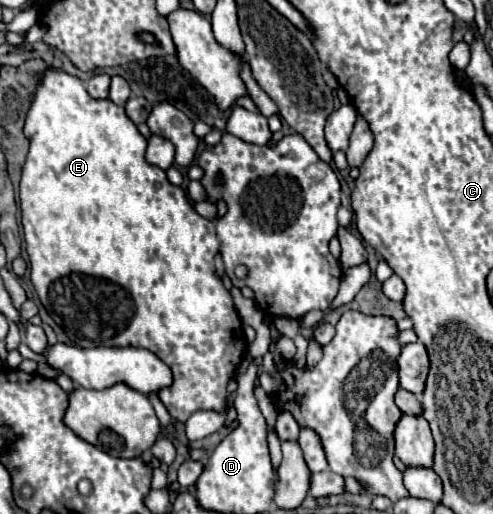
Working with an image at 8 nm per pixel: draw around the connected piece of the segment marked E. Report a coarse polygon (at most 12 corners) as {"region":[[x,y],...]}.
{"region":[[39,73],[19,199],[79,347],[143,347],[173,419],[245,353],[215,223],[125,109]]}

